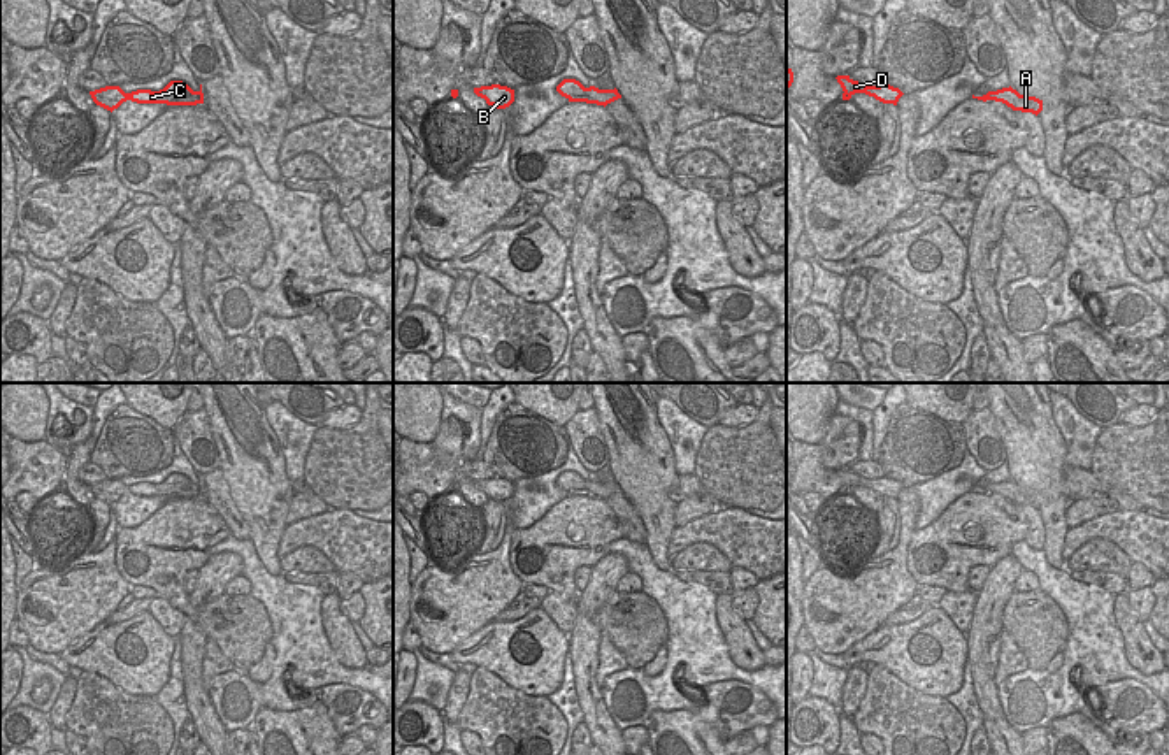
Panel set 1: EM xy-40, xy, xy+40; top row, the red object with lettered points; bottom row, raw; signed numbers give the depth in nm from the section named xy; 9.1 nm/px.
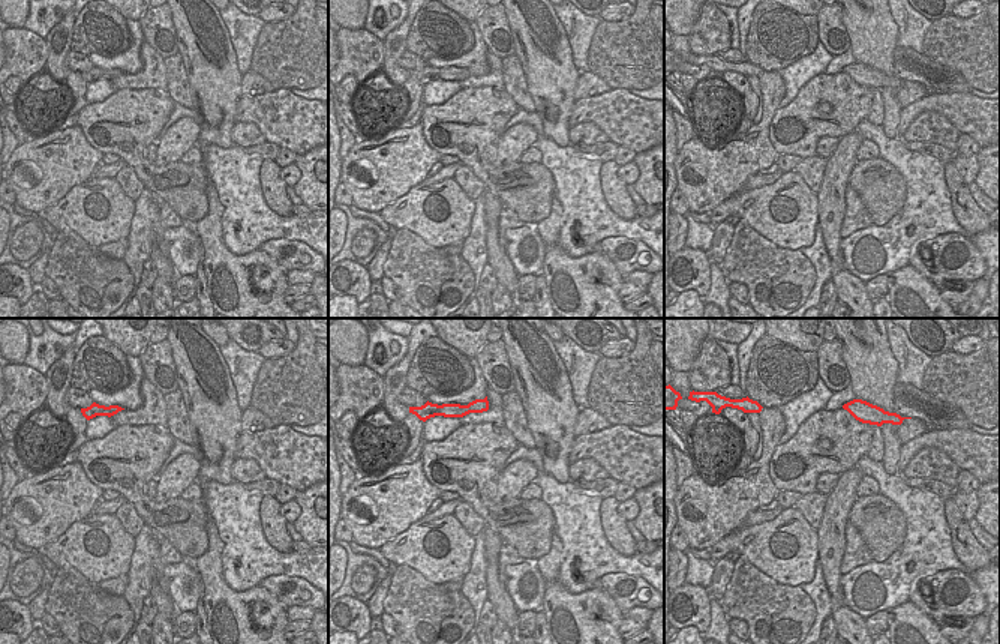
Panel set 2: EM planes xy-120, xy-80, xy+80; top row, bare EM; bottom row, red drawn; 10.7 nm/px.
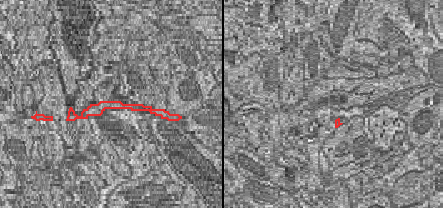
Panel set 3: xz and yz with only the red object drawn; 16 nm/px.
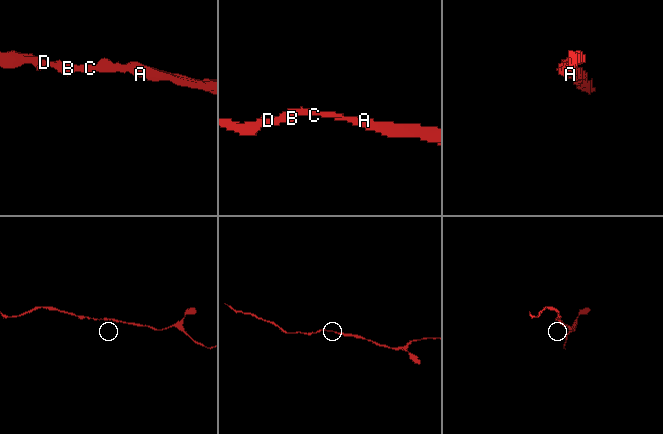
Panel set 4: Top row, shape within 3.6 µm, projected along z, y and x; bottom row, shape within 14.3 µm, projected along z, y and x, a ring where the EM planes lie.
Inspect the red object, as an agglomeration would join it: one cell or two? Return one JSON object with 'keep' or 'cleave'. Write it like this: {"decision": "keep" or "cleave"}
{"decision": "keep"}

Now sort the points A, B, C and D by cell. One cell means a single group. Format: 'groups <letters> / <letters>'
groups A B C D

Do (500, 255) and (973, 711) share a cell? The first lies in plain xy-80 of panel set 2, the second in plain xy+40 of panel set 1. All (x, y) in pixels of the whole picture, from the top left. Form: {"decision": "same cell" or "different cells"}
{"decision": "different cells"}

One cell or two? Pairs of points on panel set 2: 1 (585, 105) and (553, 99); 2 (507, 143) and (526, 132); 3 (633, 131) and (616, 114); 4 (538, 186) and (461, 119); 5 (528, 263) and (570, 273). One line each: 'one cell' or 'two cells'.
1: two cells
2: one cell
3: one cell
4: one cell
5: two cells

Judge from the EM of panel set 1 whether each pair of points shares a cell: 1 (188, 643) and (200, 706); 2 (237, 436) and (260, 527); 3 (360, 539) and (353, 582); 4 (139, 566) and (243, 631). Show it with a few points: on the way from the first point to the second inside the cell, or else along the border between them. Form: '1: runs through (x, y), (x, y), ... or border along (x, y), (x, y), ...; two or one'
1: runs through (192, 659), (193, 690); one
2: runs through (250, 459), (260, 488), (260, 504); one
3: border along (339, 571), (350, 571), (364, 582); two
4: runs through (165, 585), (193, 613), (216, 618); one

